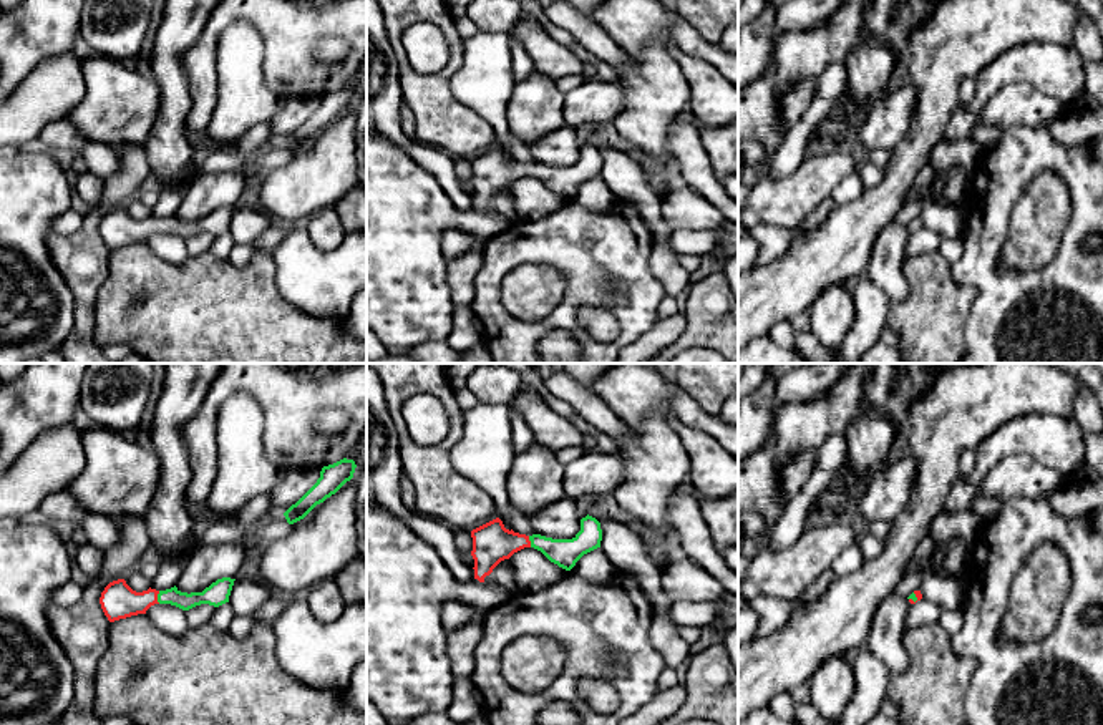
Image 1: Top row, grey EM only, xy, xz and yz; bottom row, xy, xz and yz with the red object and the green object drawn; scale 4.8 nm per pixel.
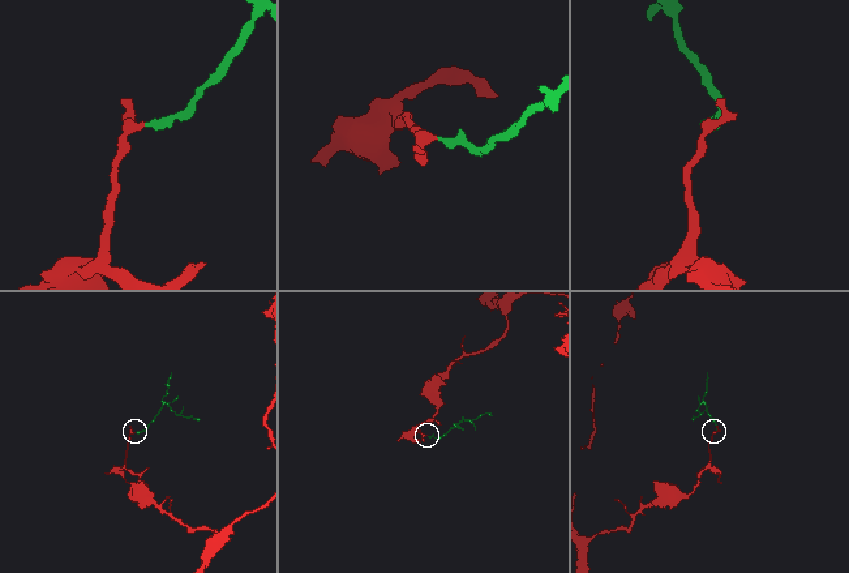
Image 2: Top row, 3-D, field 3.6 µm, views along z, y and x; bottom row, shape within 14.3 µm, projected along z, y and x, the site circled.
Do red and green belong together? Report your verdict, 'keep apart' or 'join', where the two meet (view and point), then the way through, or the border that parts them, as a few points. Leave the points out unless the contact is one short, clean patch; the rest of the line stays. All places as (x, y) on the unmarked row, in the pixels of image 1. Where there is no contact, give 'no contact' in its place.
join | xy (156, 226) | across xy (118, 229), (156, 226), (178, 226), (184, 229)

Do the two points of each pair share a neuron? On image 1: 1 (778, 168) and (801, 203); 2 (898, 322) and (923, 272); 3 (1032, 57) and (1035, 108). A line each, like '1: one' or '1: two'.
1: two
2: one
3: two

